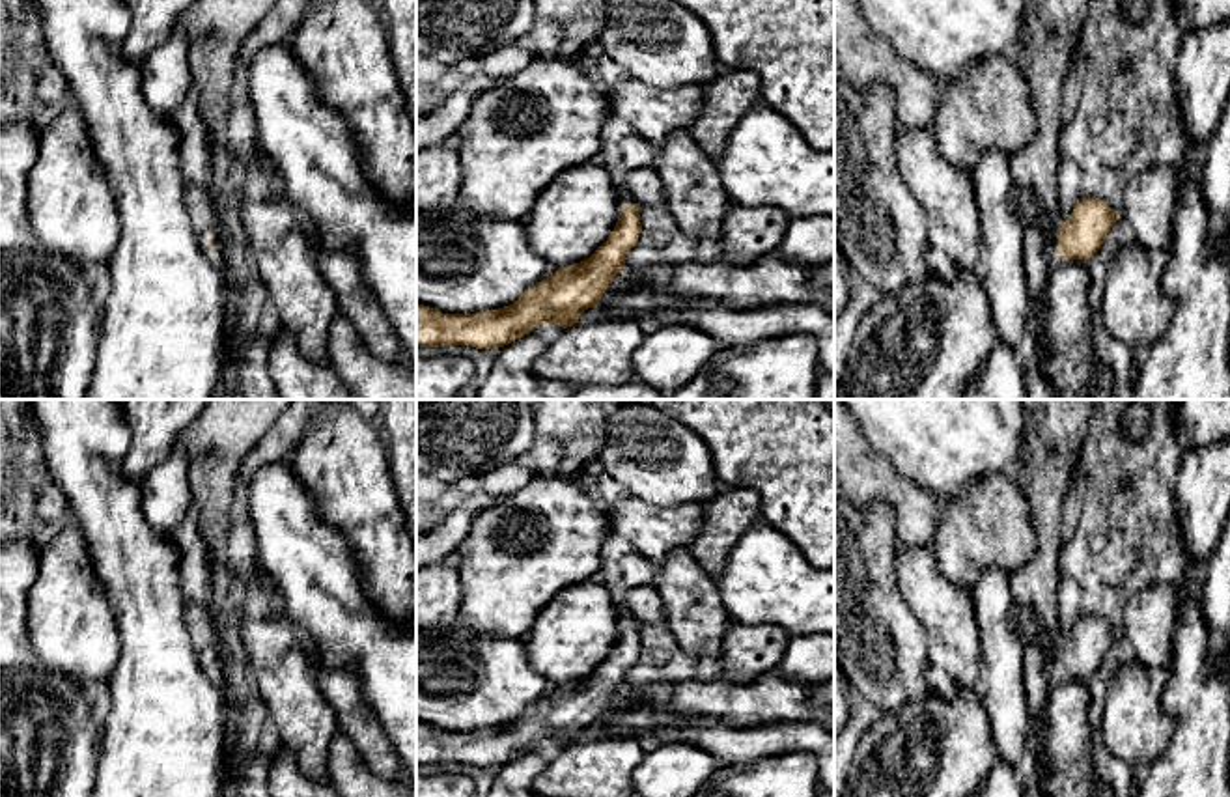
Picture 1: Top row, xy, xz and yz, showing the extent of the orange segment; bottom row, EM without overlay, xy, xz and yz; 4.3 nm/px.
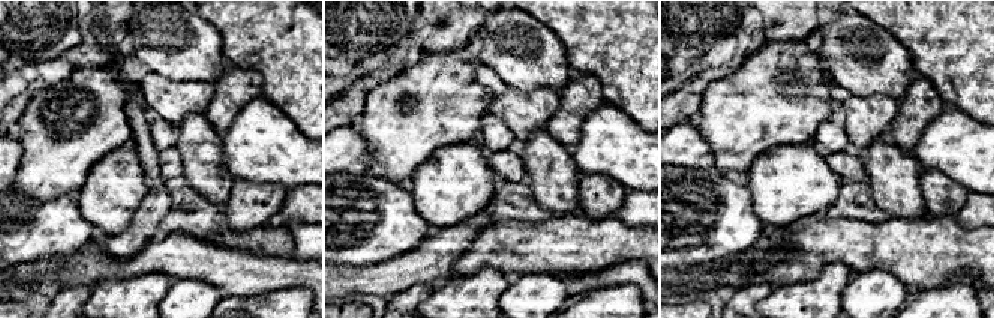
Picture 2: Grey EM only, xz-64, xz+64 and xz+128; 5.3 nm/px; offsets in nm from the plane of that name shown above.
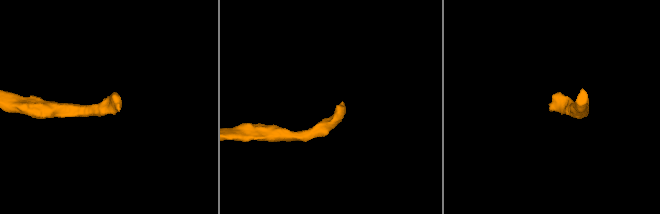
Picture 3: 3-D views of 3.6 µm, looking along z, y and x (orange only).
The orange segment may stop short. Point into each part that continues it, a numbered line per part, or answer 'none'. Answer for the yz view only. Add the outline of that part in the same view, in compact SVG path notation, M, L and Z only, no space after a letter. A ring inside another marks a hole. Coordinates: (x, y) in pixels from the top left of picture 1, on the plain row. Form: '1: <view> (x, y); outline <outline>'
1: yz (1027, 624); outline M1013 603L1010 622L1021 644L1030 642L1038 648L1058 648L1064 642L1060 627L1056 625L1055 633L1049 635L1043 622L1030 607Z

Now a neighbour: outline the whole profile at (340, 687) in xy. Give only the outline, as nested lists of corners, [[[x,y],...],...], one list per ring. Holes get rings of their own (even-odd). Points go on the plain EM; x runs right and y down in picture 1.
[[[317,666],[317,685],[336,713],[340,732],[356,747],[368,767],[386,780],[405,778],[401,758],[366,704],[356,674],[351,668]]]

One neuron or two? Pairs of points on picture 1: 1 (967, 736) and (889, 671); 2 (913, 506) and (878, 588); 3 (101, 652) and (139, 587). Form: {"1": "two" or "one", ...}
{"1": "two", "2": "one", "3": "two"}

